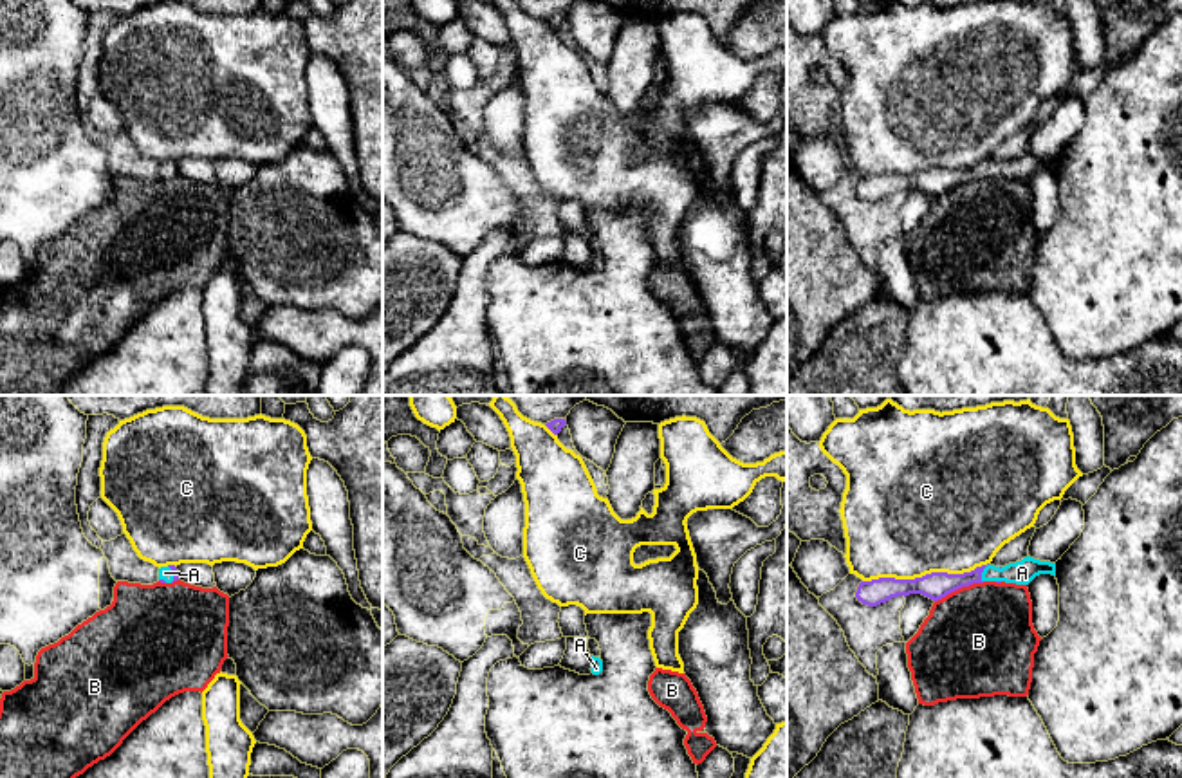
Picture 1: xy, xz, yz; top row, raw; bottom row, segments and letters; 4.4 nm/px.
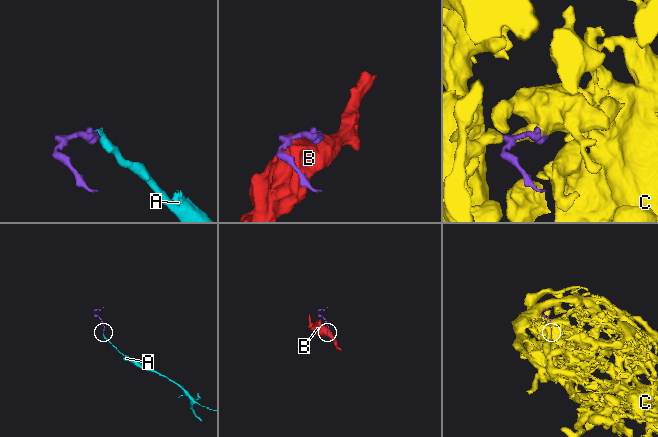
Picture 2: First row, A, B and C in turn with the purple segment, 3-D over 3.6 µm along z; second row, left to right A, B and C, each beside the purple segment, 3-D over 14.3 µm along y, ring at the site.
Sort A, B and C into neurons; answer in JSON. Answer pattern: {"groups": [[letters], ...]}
{"groups": [["A"], ["B"], ["C"]]}

